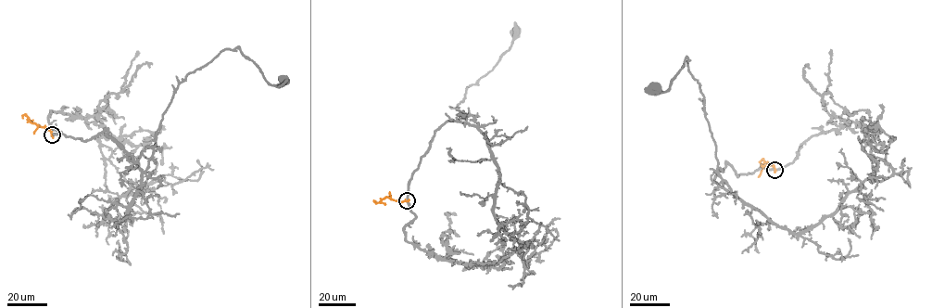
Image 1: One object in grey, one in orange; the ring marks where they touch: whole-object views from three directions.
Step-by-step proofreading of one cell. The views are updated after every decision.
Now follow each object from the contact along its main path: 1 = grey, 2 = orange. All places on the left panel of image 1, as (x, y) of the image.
1: (52, 134), (82, 141), (107, 129), (144, 171), (178, 84), (222, 51), (238, 47), (270, 84), (285, 79)
2: (52, 134), (26, 116), (24, 115), (23, 118)

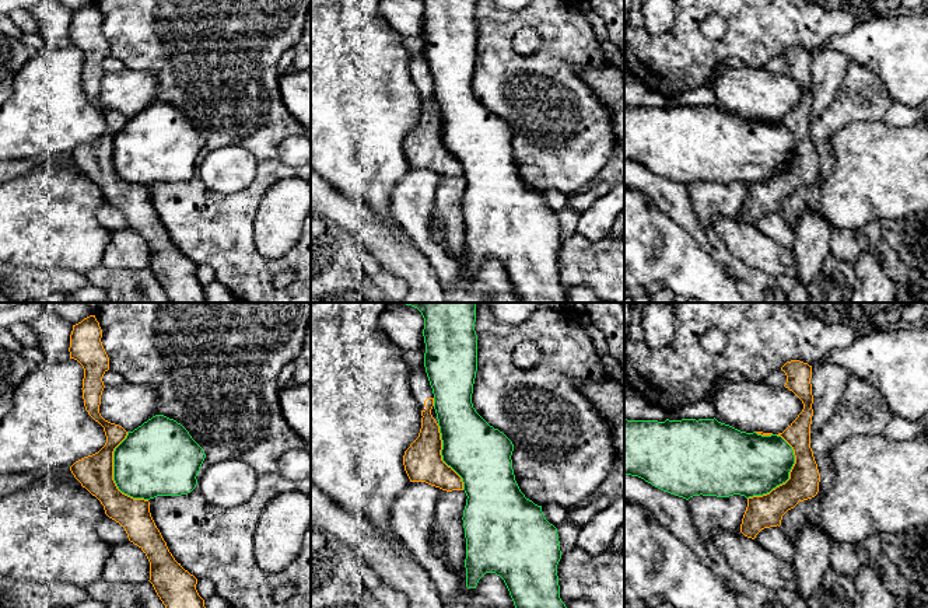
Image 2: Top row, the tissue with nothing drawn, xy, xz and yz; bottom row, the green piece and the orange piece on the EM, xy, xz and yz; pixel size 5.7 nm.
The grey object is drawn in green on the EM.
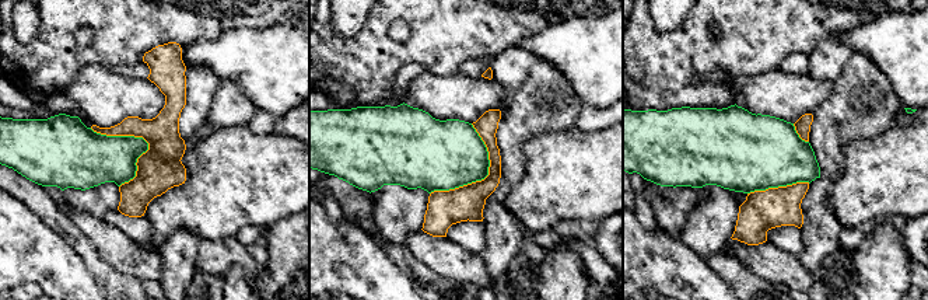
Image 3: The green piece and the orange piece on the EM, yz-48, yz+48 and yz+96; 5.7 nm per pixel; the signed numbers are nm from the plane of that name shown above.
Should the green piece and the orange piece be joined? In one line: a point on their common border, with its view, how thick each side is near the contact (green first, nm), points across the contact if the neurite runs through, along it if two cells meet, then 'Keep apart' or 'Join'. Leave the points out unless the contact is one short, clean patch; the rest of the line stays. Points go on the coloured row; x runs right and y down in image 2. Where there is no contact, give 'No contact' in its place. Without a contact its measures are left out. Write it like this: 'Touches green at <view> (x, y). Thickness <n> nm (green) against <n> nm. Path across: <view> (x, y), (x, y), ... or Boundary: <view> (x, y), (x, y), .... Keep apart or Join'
Touches green at yz (788, 477). Thickness 360 nm (green) against 190 nm. Keep apart

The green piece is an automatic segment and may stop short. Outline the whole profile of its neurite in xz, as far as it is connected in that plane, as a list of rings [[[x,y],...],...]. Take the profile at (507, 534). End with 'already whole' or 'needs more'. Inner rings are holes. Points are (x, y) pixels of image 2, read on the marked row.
[[[476,303],[403,304],[417,308],[424,318],[424,367],[434,394],[434,409],[442,440],[441,455],[442,461],[462,478],[467,496],[462,517],[466,538],[466,587],[476,588],[486,573],[495,573],[504,580],[515,608],[567,608],[560,598],[557,576],[557,565],[561,559],[557,528],[546,520],[542,506],[535,504],[521,492],[512,469],[512,441],[490,426],[472,403],[477,371]]]; already whole

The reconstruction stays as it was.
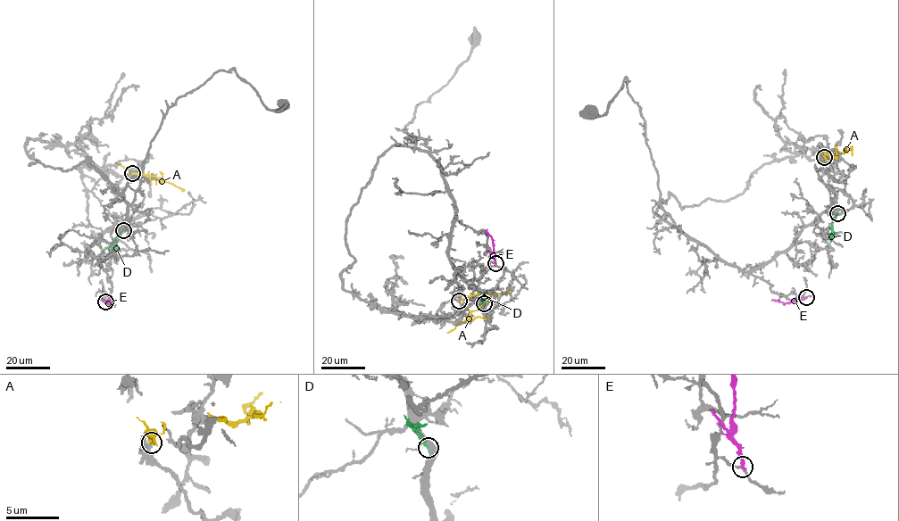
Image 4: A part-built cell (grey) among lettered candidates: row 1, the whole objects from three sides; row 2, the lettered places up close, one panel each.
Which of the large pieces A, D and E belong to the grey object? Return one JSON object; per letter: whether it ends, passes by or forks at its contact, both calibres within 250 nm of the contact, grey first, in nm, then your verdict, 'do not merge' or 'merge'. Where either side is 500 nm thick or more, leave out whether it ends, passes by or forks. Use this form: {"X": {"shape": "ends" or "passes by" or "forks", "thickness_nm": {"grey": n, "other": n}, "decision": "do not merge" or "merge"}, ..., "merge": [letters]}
{"A": {"shape": "ends", "thickness_nm": {"grey": 400, "other": 280}, "decision": "do not merge"}, "D": {"shape": "ends", "thickness_nm": {"grey": 480, "other": 240}, "decision": "do not merge"}, "E": {"shape": "ends", "thickness_nm": {"grey": 170, "other": 280}, "decision": "do not merge"}, "merge": []}

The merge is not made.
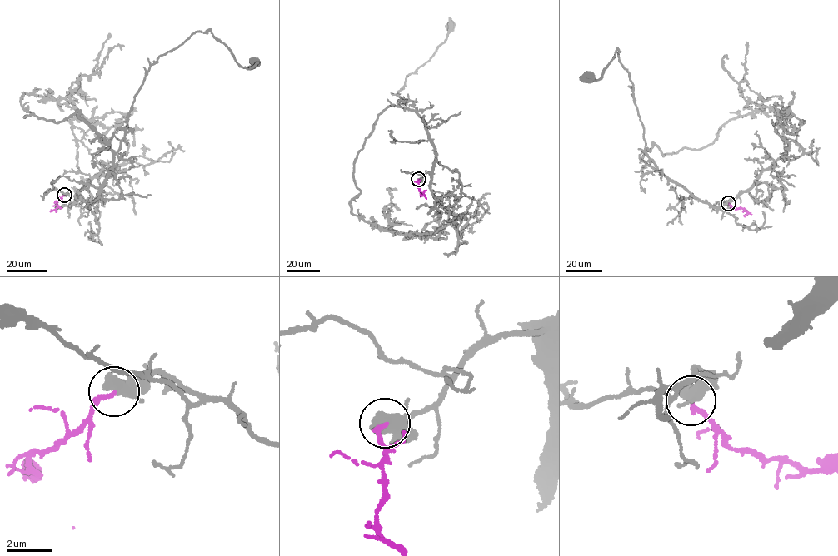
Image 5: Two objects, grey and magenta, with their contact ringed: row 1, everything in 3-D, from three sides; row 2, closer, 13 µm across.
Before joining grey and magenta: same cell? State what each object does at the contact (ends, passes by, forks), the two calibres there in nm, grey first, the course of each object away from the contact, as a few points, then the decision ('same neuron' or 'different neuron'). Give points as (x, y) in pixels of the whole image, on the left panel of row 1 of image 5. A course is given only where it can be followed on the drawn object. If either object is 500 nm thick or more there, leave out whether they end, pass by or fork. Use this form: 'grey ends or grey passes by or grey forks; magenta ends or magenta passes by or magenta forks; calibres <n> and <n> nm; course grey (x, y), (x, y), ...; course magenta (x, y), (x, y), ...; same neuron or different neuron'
calibres 500 and 200 nm; course grey (64, 195), (90, 203), (99, 195), (135, 96), (159, 57), (209, 30), (241, 67), (256, 62); course magenta (64, 195), (57, 201), (57, 207), (51, 210); same neuron

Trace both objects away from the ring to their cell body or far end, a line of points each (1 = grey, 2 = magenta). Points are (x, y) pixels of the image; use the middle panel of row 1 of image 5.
1: (418, 179), (431, 171), (434, 145), (412, 102), (403, 101), (396, 95), (407, 76), (444, 42), (451, 26)
2: (418, 179), (418, 187), (423, 196), (420, 193)

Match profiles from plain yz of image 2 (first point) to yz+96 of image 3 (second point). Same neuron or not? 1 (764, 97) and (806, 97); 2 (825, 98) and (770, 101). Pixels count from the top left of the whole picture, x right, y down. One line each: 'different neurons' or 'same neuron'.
1: same neuron
2: different neurons

